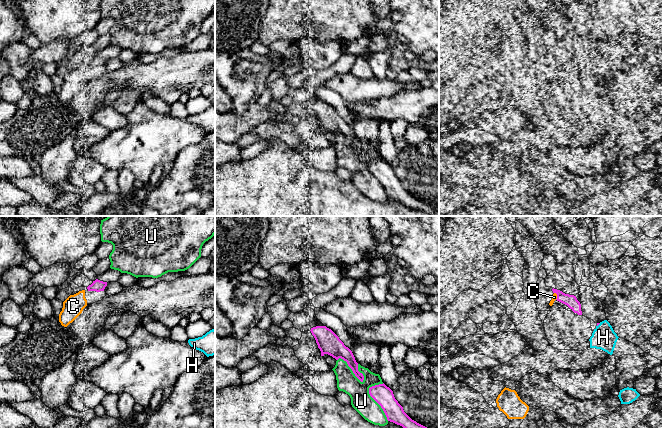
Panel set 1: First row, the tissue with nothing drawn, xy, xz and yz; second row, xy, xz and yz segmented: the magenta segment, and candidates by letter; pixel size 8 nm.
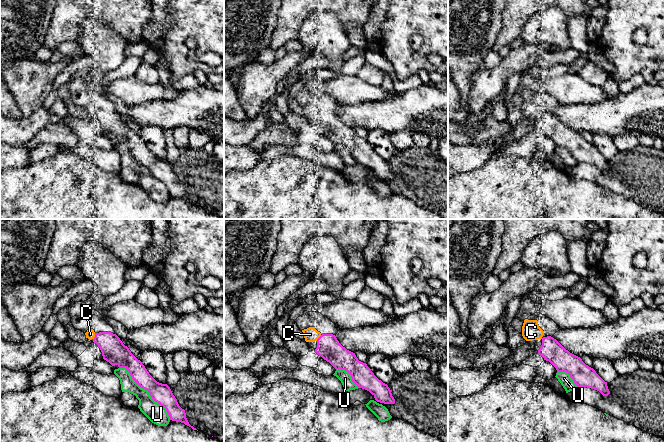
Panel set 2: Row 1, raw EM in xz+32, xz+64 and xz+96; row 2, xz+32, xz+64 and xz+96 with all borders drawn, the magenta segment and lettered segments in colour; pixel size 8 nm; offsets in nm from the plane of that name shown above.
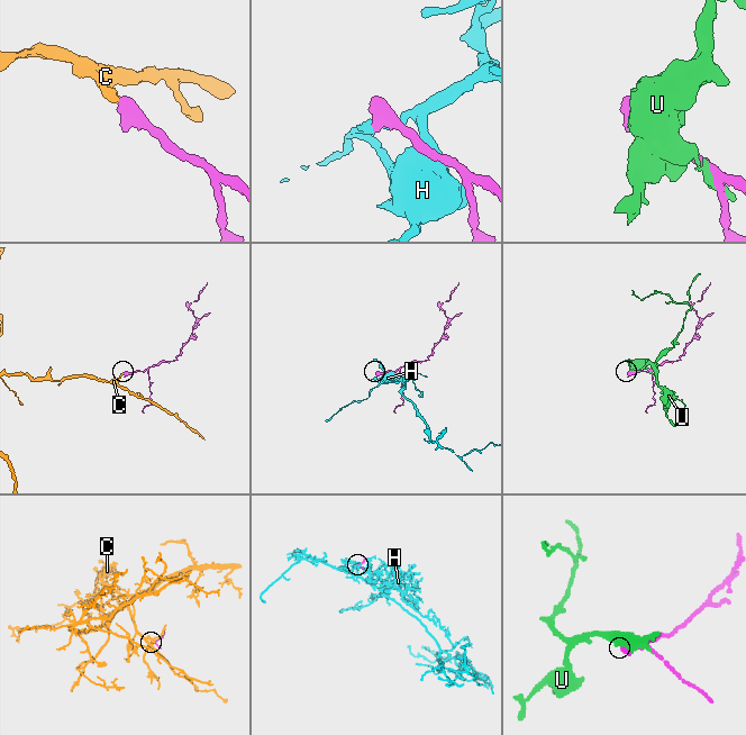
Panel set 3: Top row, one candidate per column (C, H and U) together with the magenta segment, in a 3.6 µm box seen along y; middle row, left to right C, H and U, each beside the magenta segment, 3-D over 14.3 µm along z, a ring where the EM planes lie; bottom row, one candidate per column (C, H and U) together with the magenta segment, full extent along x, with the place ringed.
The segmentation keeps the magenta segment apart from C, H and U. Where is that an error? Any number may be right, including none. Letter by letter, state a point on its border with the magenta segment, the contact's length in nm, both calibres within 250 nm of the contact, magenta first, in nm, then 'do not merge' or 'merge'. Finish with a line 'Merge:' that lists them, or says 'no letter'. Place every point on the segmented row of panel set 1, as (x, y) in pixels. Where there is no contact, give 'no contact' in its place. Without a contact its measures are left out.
C: meets magenta in yz at (557, 296); contact 70 nm long; 100 nm thick on the magenta side, 50 nm on the other; merge
H: meets magenta in yz at (598, 324); contact 40 nm long; 20 nm thick on the magenta side, 190 nm on the other; do not merge
U: meets magenta in xz at (350, 367); contact 280 nm long; 170 nm thick on the magenta side, 160 nm on the other; do not merge
Merge: C

